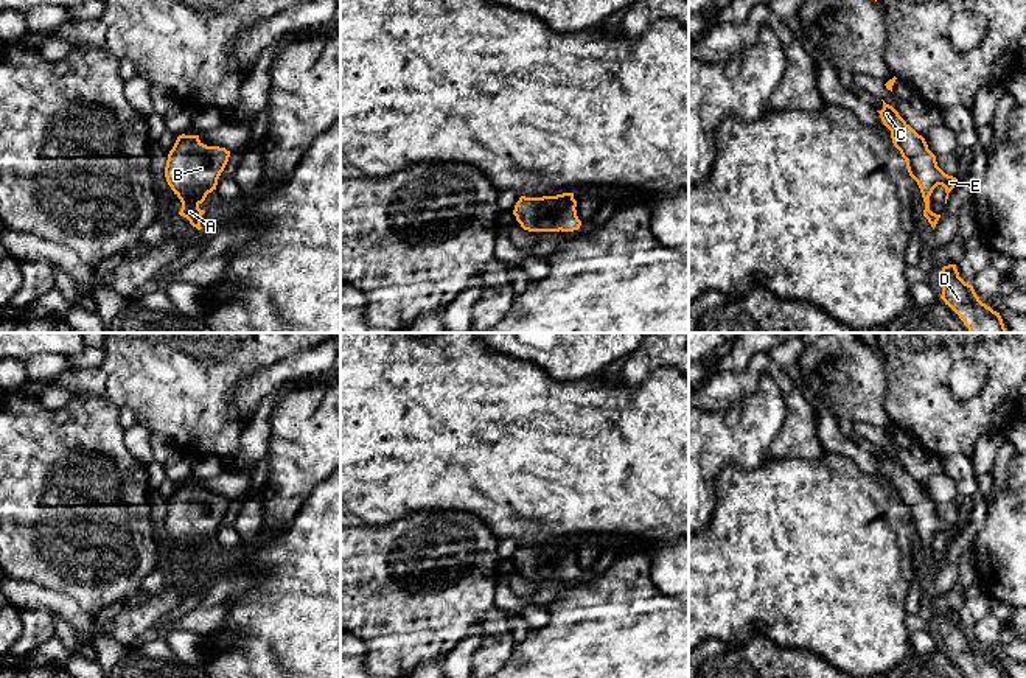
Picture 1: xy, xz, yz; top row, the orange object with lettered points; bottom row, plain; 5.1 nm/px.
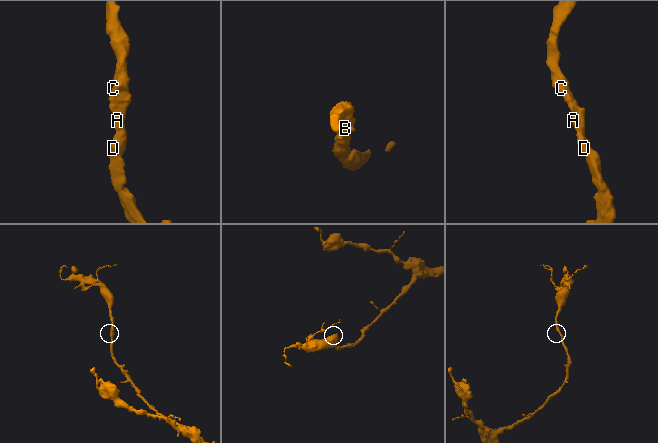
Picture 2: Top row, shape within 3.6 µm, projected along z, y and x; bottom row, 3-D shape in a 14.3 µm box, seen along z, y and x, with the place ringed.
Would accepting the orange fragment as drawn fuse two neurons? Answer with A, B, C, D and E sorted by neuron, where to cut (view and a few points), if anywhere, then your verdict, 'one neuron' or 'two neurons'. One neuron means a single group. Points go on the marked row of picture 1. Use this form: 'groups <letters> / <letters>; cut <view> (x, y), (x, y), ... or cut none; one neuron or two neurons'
groups A B C D E; cut none; one neuron

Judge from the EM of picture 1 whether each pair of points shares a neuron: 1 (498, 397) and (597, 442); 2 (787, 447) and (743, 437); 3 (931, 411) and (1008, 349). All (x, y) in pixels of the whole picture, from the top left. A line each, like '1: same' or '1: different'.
1: same
2: different
3: same

